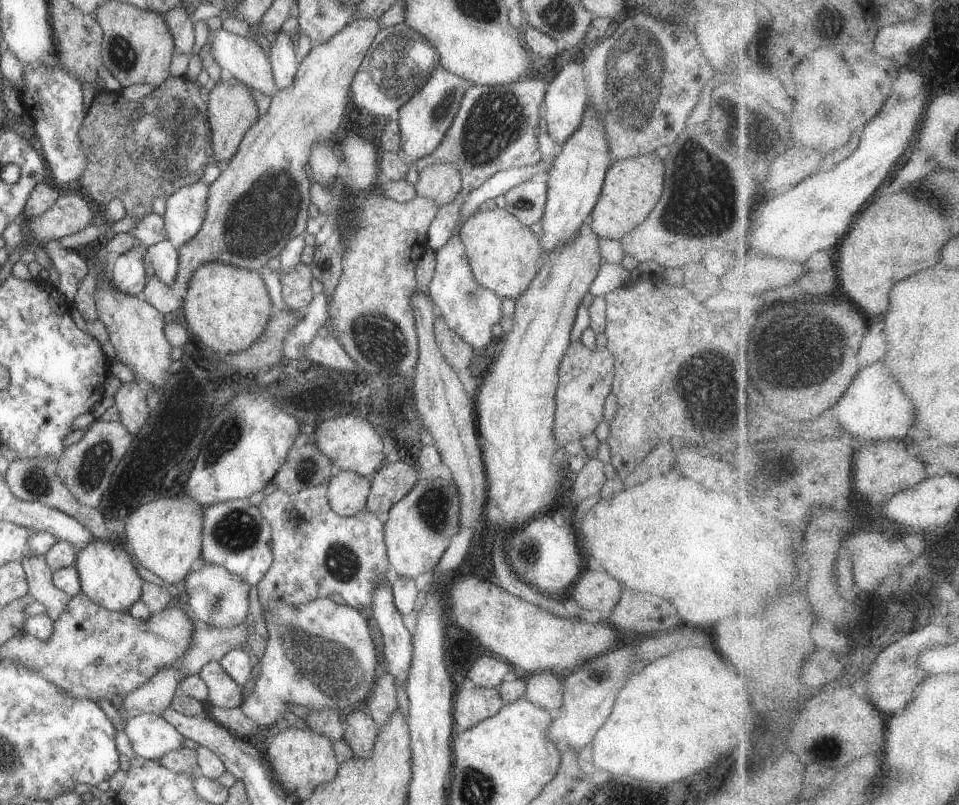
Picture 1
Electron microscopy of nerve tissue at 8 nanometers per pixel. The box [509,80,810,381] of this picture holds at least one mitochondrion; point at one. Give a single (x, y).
(703, 202)

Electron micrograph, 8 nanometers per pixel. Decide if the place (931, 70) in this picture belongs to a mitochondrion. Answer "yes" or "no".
no

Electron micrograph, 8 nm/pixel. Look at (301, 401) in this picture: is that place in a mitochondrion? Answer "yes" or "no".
no

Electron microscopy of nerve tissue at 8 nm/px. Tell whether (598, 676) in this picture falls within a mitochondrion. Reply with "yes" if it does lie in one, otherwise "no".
no

